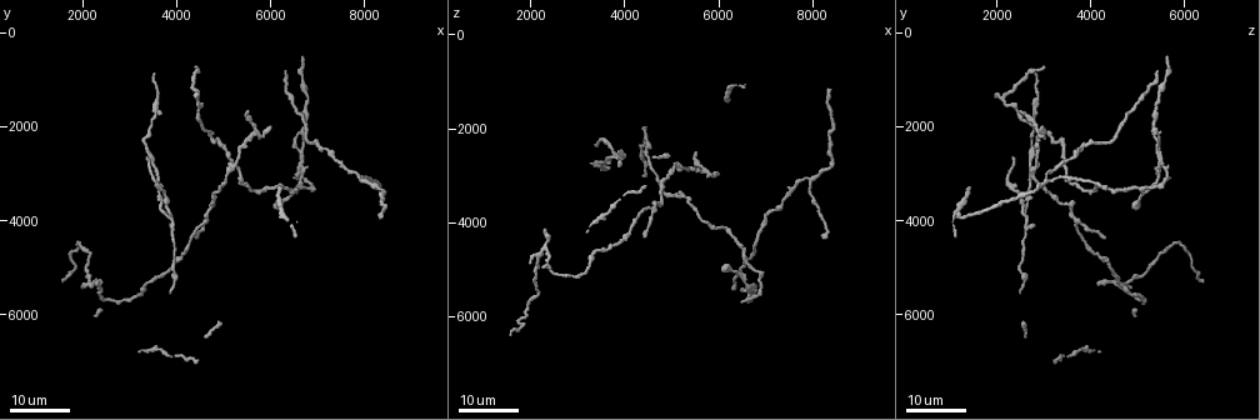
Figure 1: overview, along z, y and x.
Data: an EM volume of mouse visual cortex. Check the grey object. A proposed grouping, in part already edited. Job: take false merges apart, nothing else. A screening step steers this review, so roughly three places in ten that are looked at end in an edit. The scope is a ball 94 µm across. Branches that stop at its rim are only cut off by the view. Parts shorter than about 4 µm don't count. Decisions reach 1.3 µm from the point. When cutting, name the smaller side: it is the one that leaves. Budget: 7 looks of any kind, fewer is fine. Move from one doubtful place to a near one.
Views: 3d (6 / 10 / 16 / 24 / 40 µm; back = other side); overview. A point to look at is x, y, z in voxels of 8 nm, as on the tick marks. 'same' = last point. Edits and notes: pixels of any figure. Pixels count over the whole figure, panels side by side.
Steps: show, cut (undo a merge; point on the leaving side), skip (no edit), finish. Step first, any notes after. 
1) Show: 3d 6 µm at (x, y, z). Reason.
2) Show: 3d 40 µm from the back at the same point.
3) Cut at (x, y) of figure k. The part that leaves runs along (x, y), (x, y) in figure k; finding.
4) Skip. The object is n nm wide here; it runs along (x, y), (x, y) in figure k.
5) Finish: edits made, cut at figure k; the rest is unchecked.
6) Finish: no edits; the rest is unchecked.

Show: 3d 16 µm at (7950, 3100, 3100). Three-way junction.

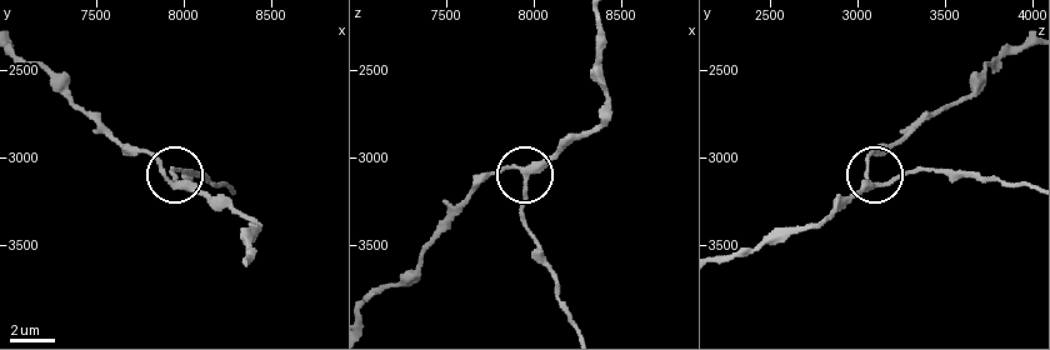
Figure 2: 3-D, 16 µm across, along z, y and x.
Show: 3d 10 µm at (7960, 3160, 3100).

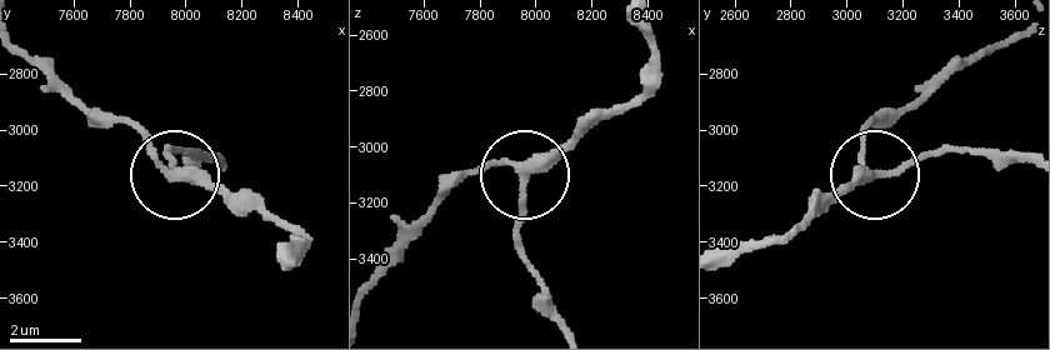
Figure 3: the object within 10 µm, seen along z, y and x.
Skip. 3 arms meet here; it runs along (990, 46), (865, 143), (883, 178), (951, 151) in figure 3; one neuron here.

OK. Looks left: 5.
Show: 3d 16 µm at (5250, 2850, 2800).

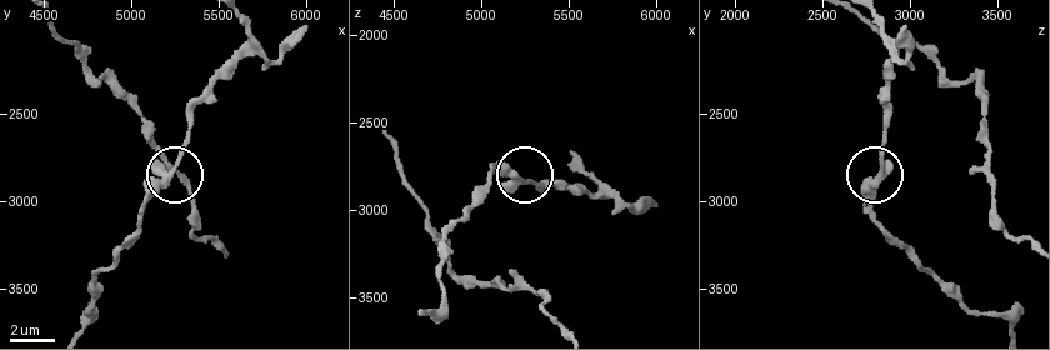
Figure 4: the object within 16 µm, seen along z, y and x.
Show: 3d 6 µm at (5240, 2840, 2840).

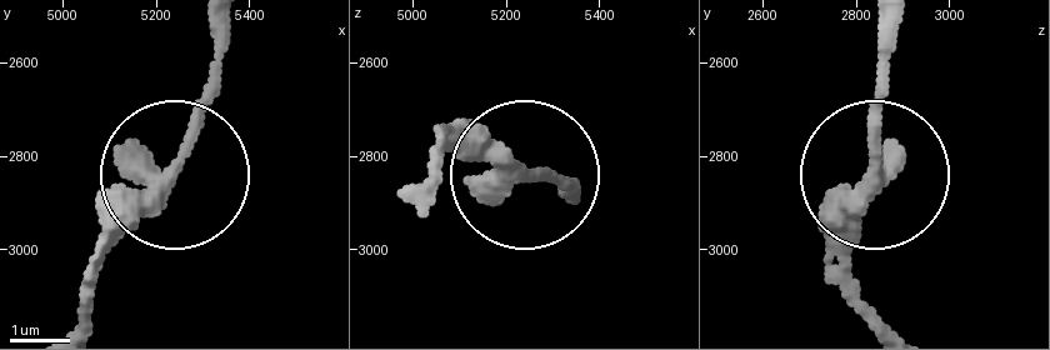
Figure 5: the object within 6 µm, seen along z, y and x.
Skip. The side arm is 13 µm long; one neuron here.

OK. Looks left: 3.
Show: 3d 24 µm at (3850, 3900, 2650). Side arm on a straight run.

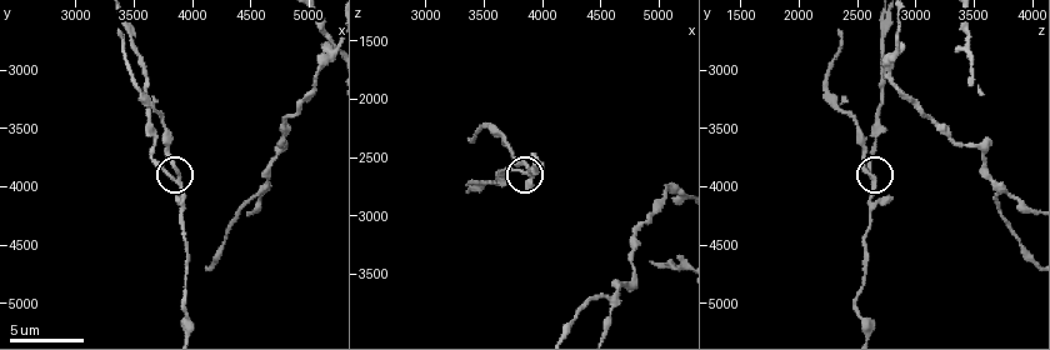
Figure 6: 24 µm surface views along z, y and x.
Show: 3d 10 µm at (3900, 3900, 2620).

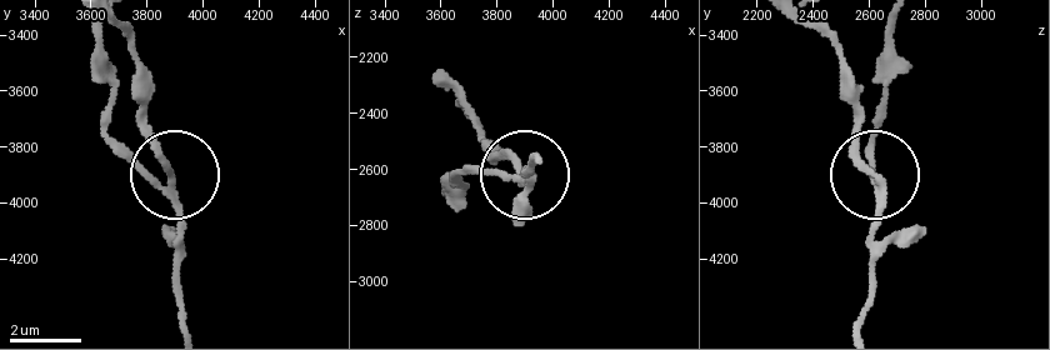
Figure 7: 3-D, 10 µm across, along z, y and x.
Skip. 3 arms meet here; it runs along (891, 24), (874, 176), (841, 99) in figure 7; one neuron here.

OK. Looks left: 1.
Finish: no edits; the rest is unchecked.

